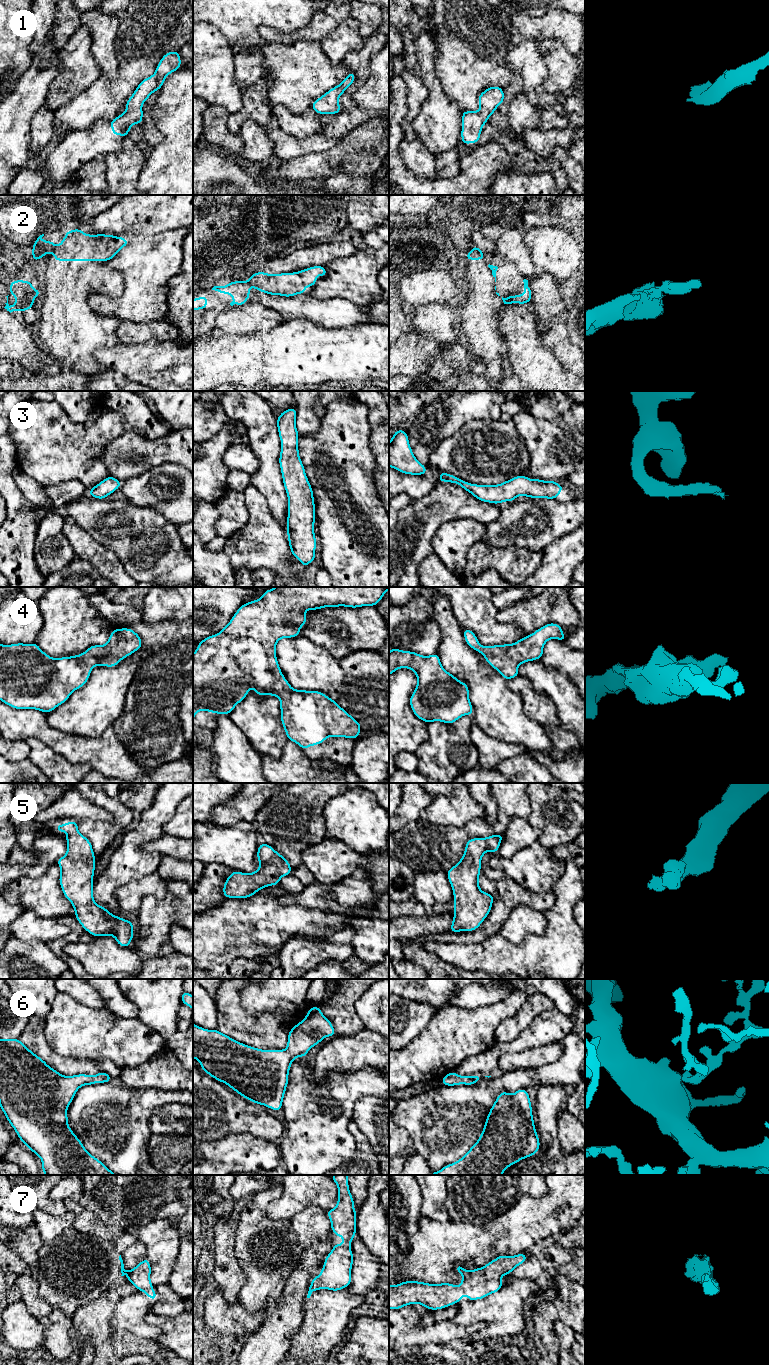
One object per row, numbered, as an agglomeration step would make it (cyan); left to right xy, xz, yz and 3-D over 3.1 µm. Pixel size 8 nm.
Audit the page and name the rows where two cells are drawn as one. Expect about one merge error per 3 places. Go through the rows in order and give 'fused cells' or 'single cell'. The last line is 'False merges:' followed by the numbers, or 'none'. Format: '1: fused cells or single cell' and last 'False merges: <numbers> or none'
1: single cell
2: fused cells
3: single cell
4: single cell
5: single cell
6: single cell
7: single cell
False merges: 2

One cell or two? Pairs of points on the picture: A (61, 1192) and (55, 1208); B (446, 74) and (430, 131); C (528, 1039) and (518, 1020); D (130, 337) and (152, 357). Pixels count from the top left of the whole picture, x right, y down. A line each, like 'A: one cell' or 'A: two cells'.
A: two cells
B: two cells
C: one cell
D: two cells

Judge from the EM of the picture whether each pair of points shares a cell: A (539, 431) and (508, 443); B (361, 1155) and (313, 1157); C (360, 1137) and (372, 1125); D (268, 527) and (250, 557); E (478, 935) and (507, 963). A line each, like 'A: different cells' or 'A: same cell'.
A: different cells
B: different cells
C: same cell
D: same cell
E: different cells

